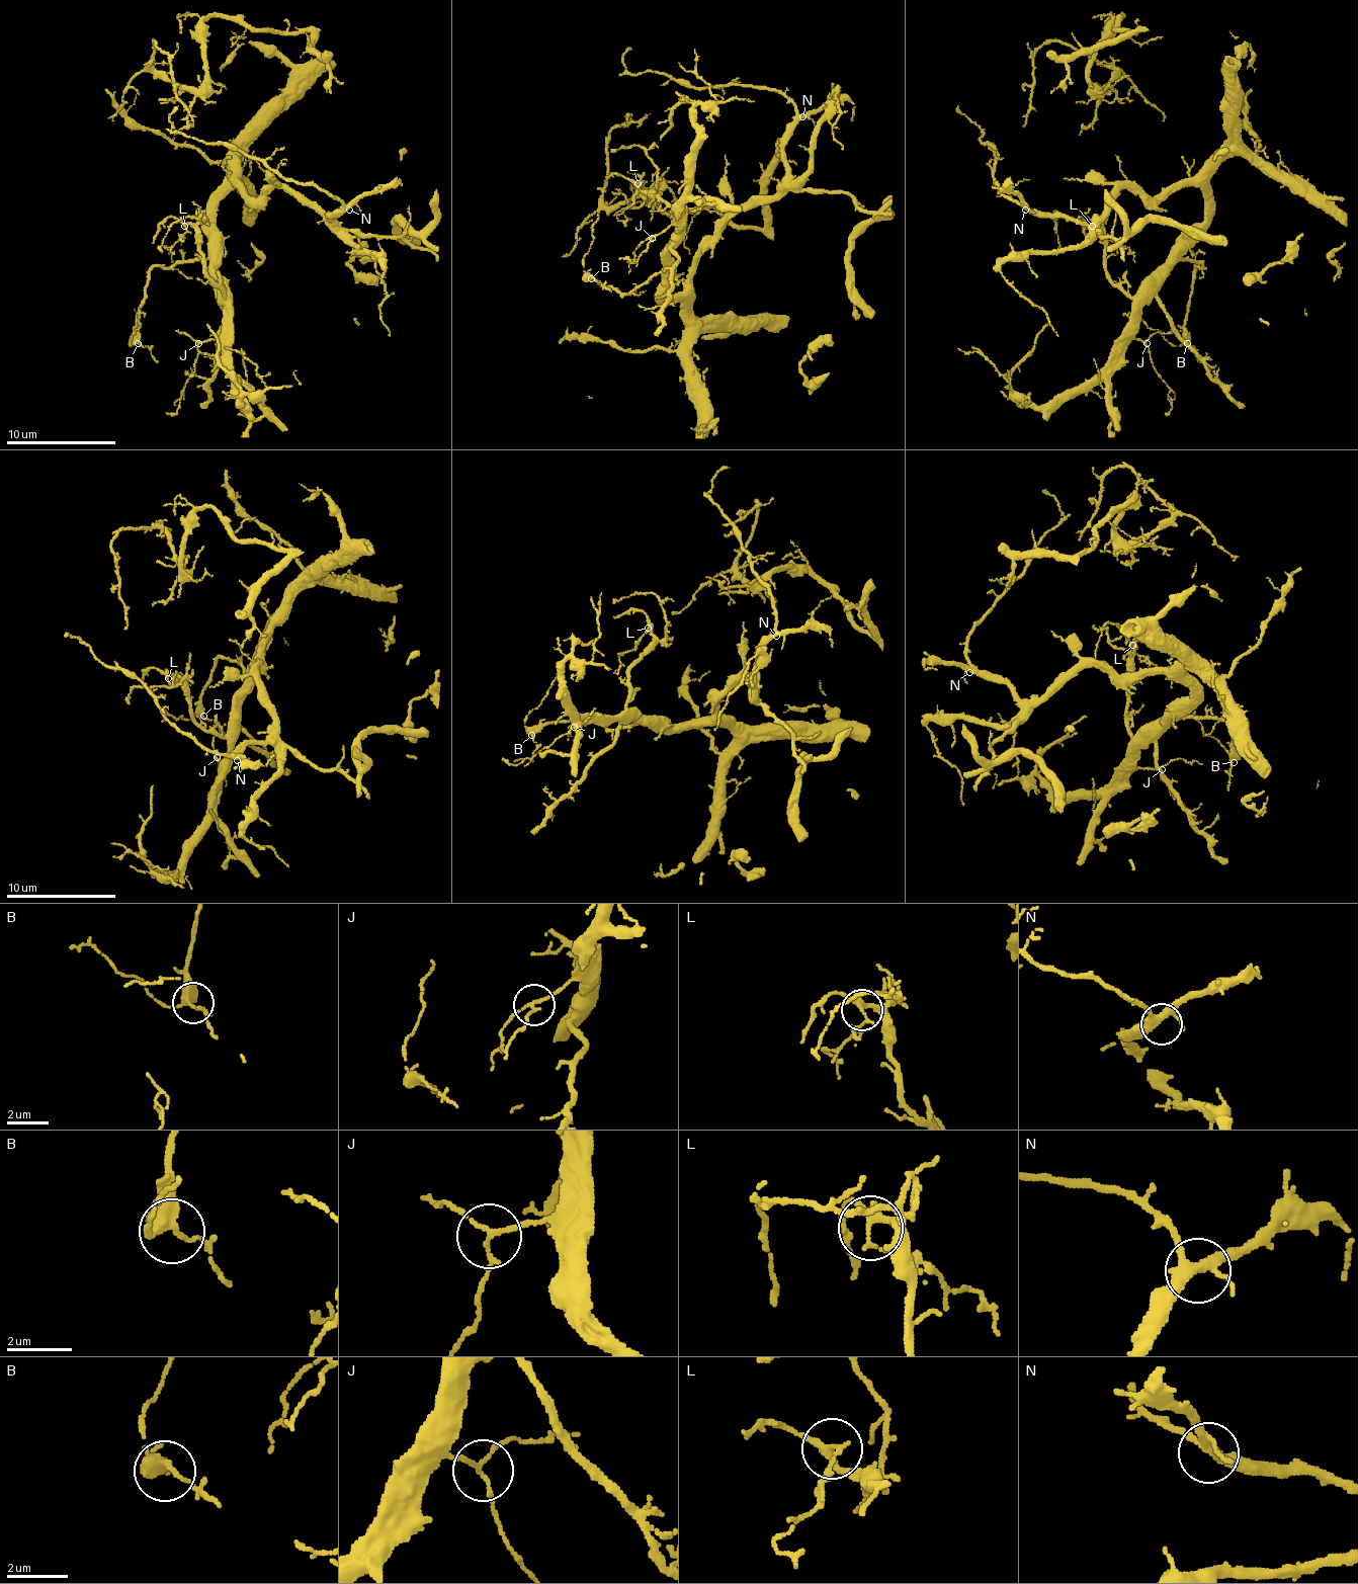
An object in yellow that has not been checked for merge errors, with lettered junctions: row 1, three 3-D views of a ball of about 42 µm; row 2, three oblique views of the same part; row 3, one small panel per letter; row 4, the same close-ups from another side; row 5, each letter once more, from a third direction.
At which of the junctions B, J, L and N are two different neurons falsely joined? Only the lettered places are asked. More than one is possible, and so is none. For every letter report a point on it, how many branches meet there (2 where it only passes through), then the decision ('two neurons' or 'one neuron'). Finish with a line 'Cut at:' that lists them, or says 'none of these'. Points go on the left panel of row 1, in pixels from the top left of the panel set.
B: at (138, 343); 3 branches meet; one neuron
J: at (198, 343); 3 branches meet; one neuron
L: at (184, 226); 3 branches meet; one neuron
N: at (349, 210); 4 branches meet; one neuron
Cut at: none of these

